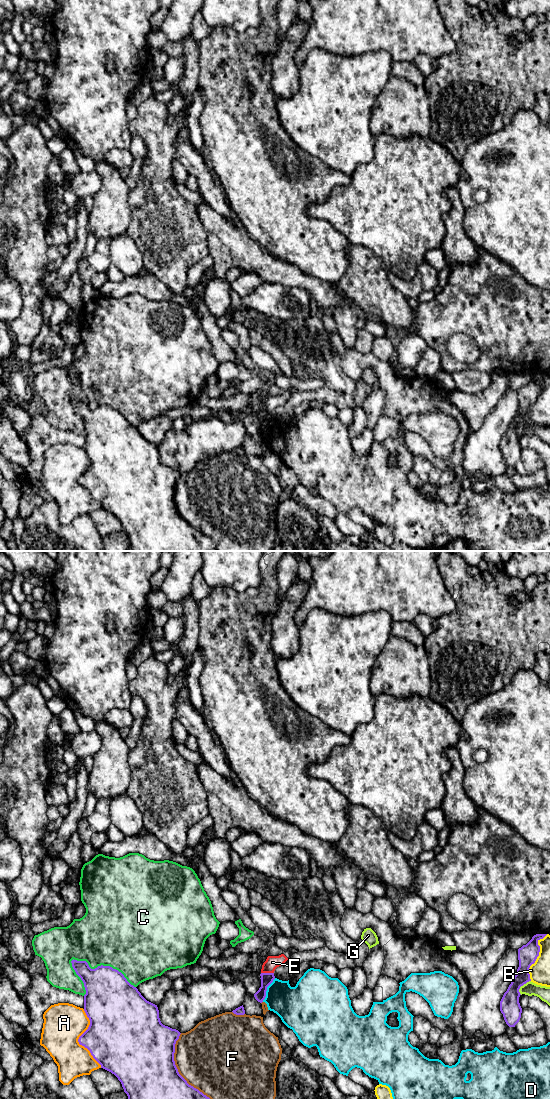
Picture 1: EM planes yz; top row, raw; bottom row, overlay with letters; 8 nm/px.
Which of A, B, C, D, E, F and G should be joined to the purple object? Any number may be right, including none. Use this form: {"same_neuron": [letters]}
{"same_neuron": []}

